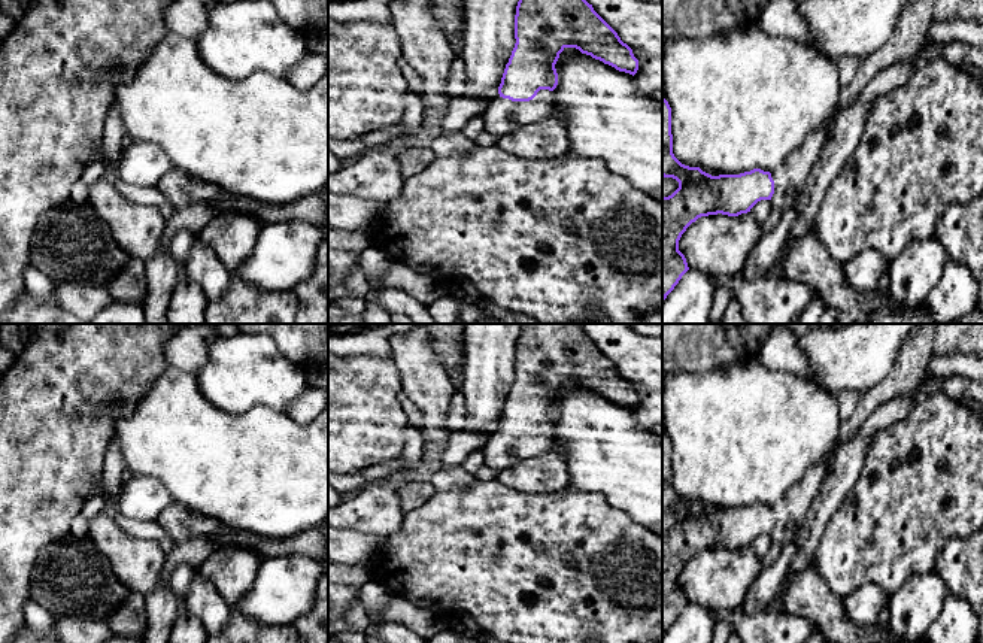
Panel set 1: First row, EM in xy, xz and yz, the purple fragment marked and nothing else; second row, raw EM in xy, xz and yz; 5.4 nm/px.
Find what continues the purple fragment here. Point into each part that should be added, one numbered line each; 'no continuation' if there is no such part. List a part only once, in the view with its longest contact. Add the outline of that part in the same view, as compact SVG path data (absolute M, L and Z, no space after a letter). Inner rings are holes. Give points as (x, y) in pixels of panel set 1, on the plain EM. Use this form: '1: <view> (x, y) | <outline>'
1: xz (503, 451) | M540 424L530 436L495 431L483 445L485 465L497 473L506 471L540 454L555 449L552 425Z

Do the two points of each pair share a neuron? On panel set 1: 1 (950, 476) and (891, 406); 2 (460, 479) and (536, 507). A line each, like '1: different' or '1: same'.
1: different
2: different

